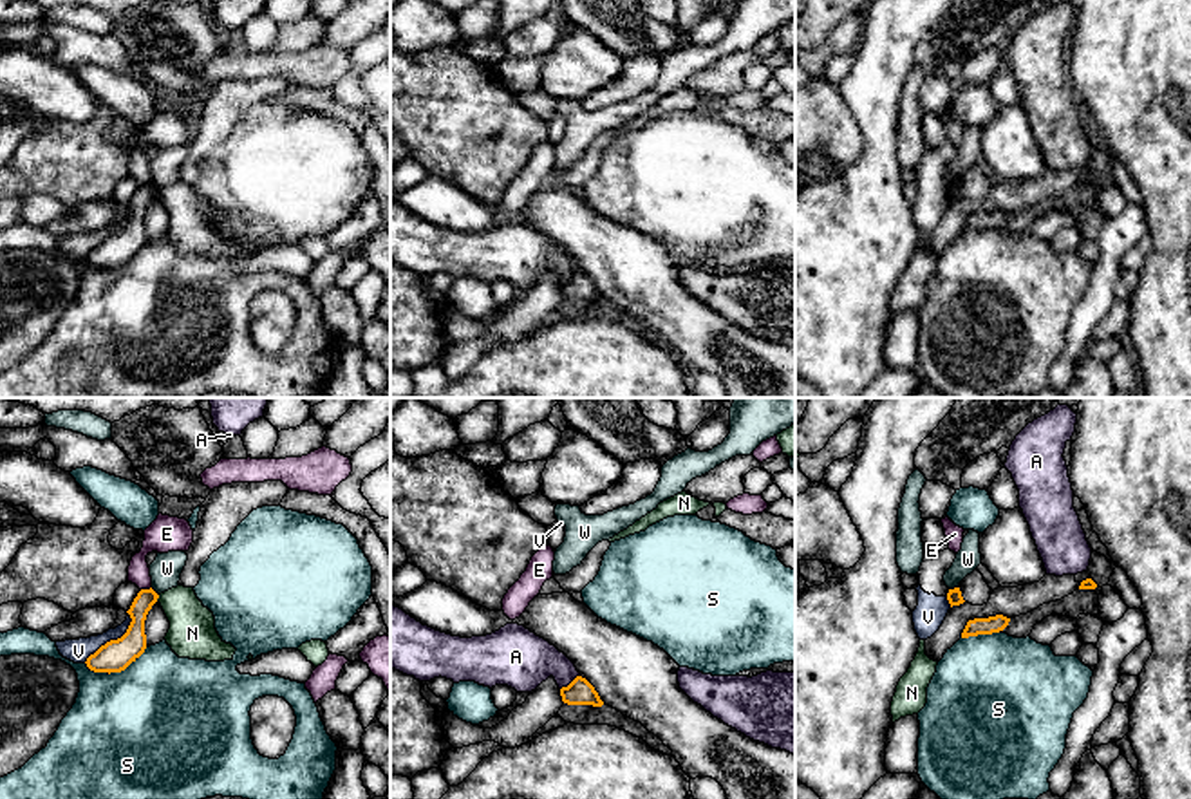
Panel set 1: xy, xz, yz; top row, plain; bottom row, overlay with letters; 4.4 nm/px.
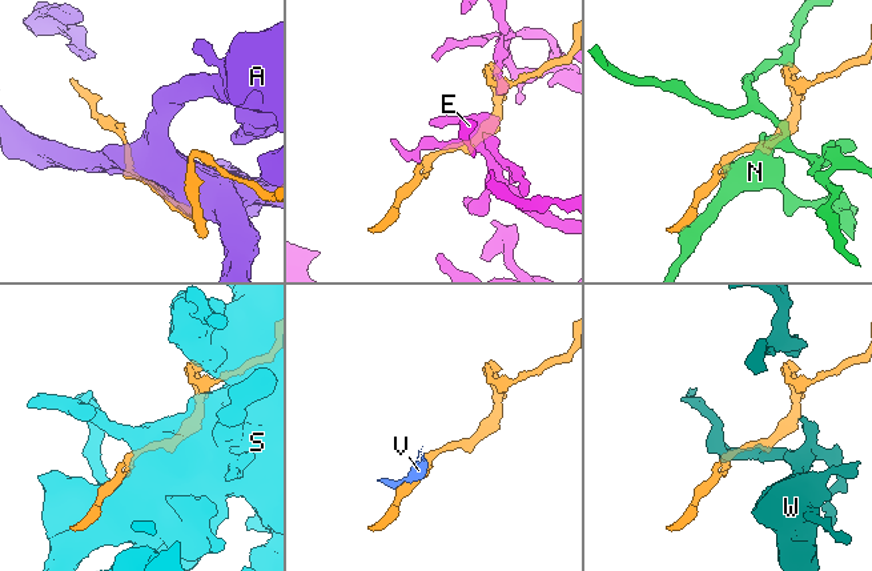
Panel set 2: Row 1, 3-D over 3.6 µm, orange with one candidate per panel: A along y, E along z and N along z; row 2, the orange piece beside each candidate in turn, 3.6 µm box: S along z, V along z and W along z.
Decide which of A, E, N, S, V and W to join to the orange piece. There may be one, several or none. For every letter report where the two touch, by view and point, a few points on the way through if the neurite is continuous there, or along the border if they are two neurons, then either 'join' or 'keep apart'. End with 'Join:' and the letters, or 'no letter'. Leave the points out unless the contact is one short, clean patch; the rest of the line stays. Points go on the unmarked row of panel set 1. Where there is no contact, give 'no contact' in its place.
A: xz (572, 277) | keep apart
E: xy (145, 185) | keep apart
N: xy (158, 192) | along xy (159, 190), (156, 196) | keep apart
S: xy (116, 266) | keep apart
V: xy (112, 235) | along xy (129, 208), (129, 223), (120, 232), (102, 239), (84, 257) | keep apart
W: yz (955, 183) | along yz (958, 181), (949, 185) | keep apart
Join: no letter

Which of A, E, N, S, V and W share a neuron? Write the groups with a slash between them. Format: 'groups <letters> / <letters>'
groups A / E / N / S / V / W

